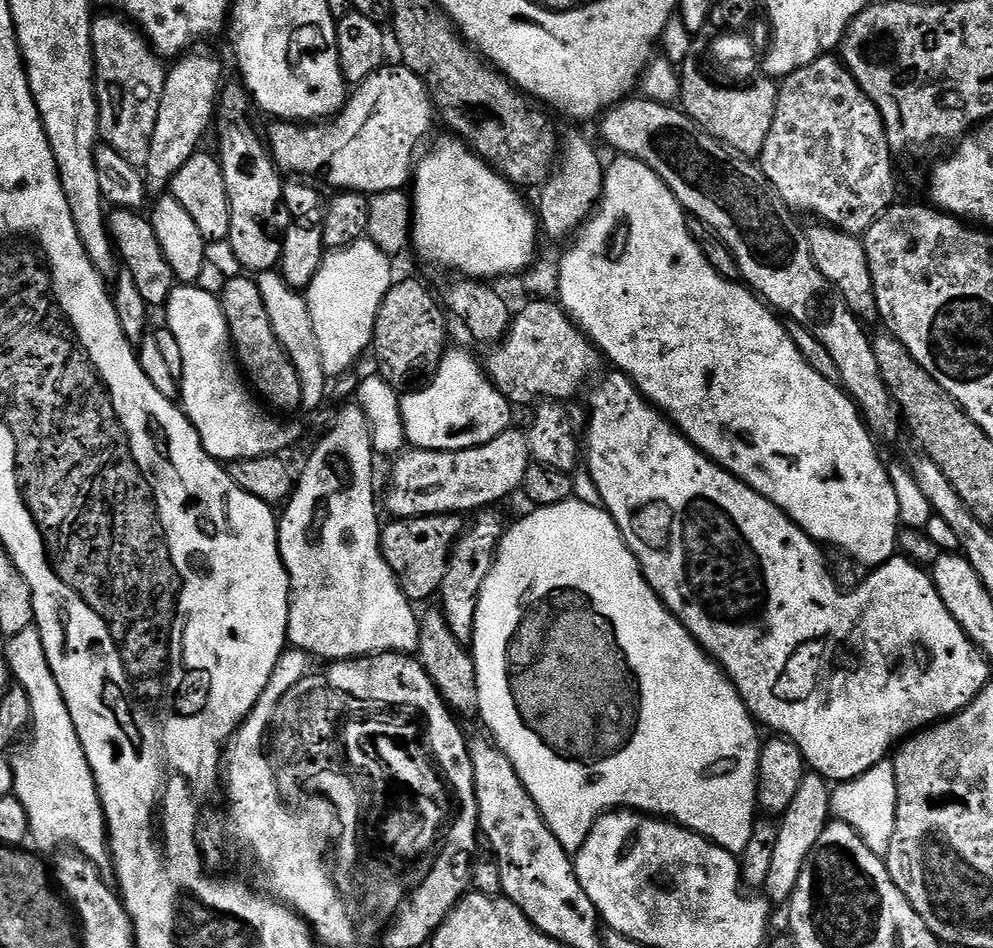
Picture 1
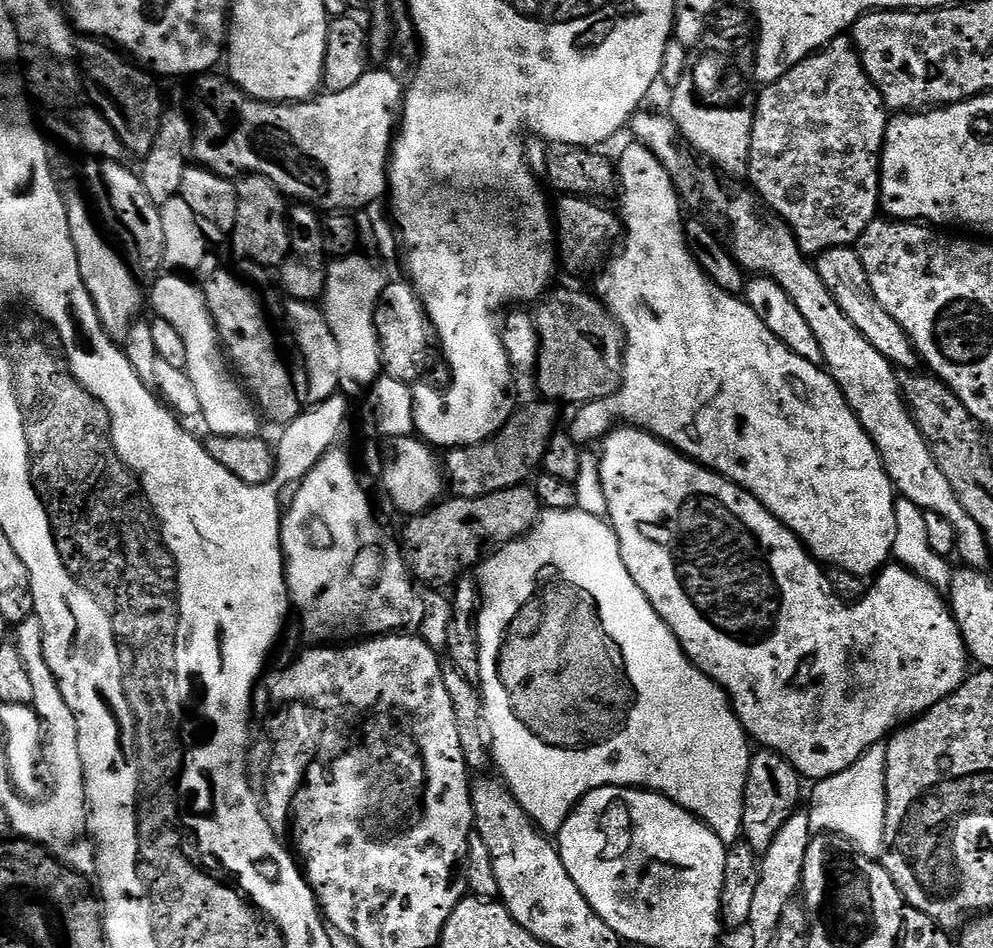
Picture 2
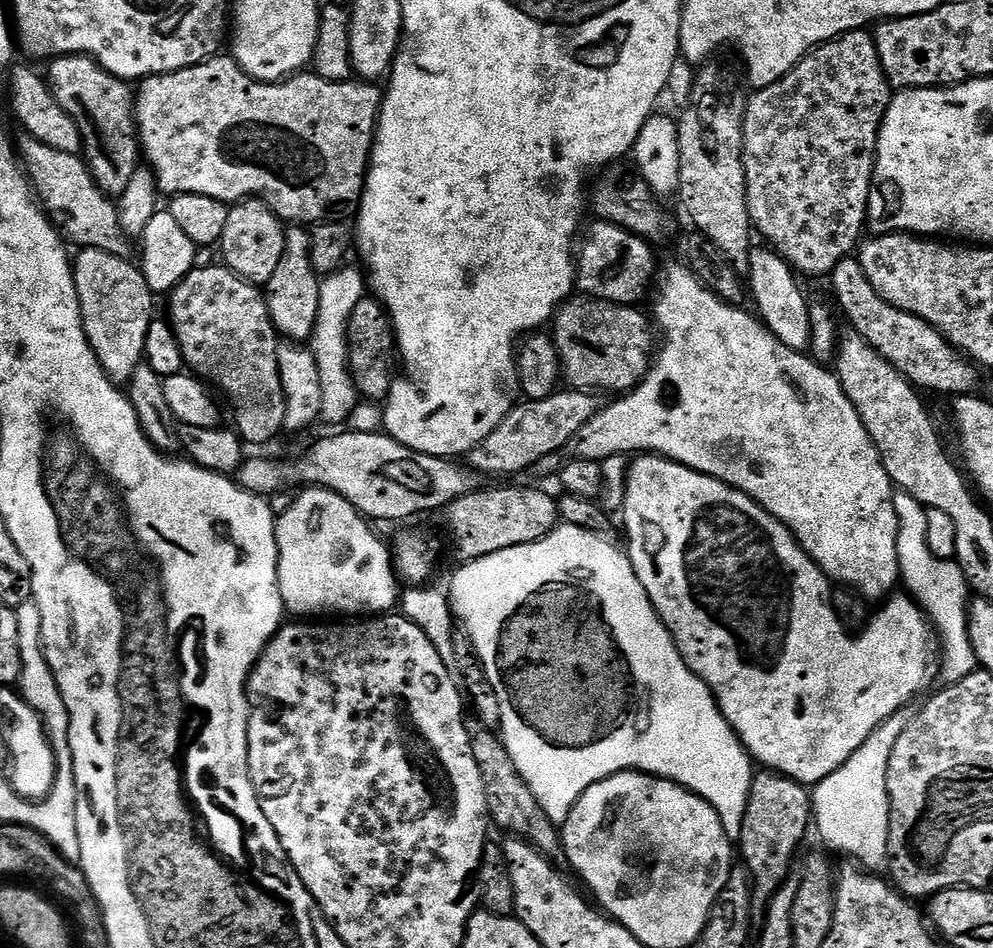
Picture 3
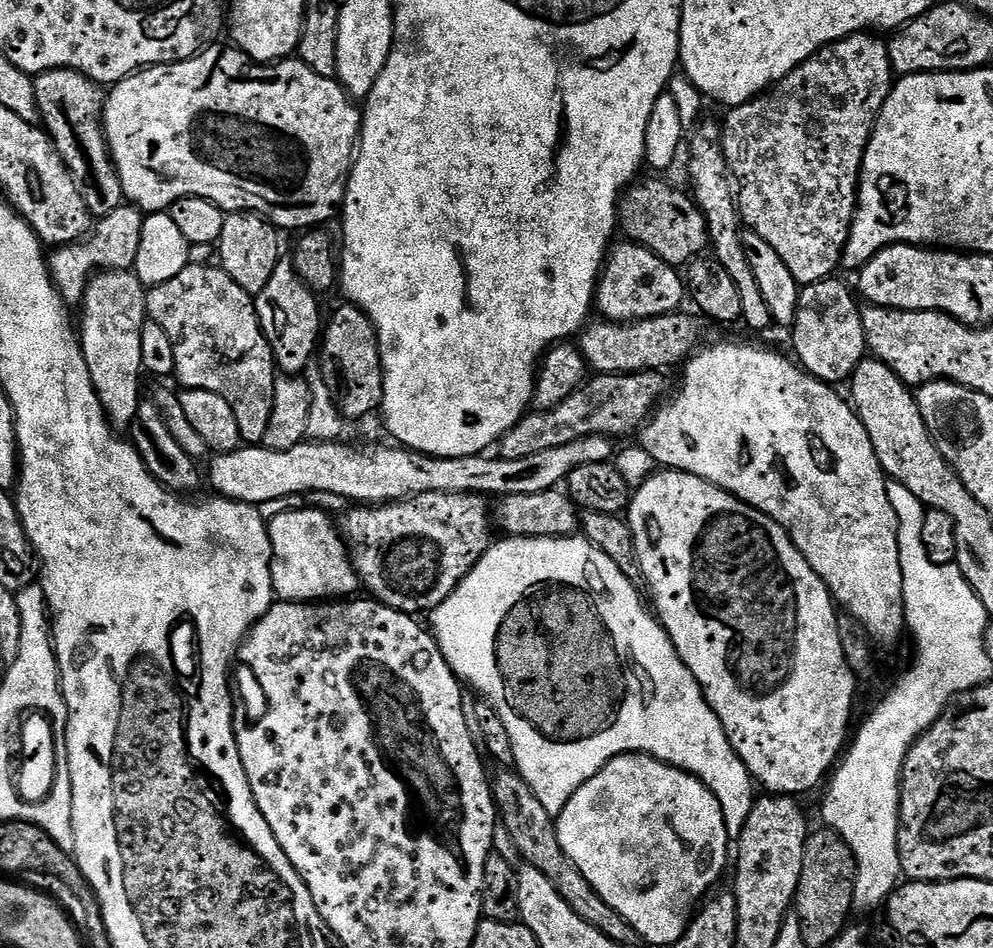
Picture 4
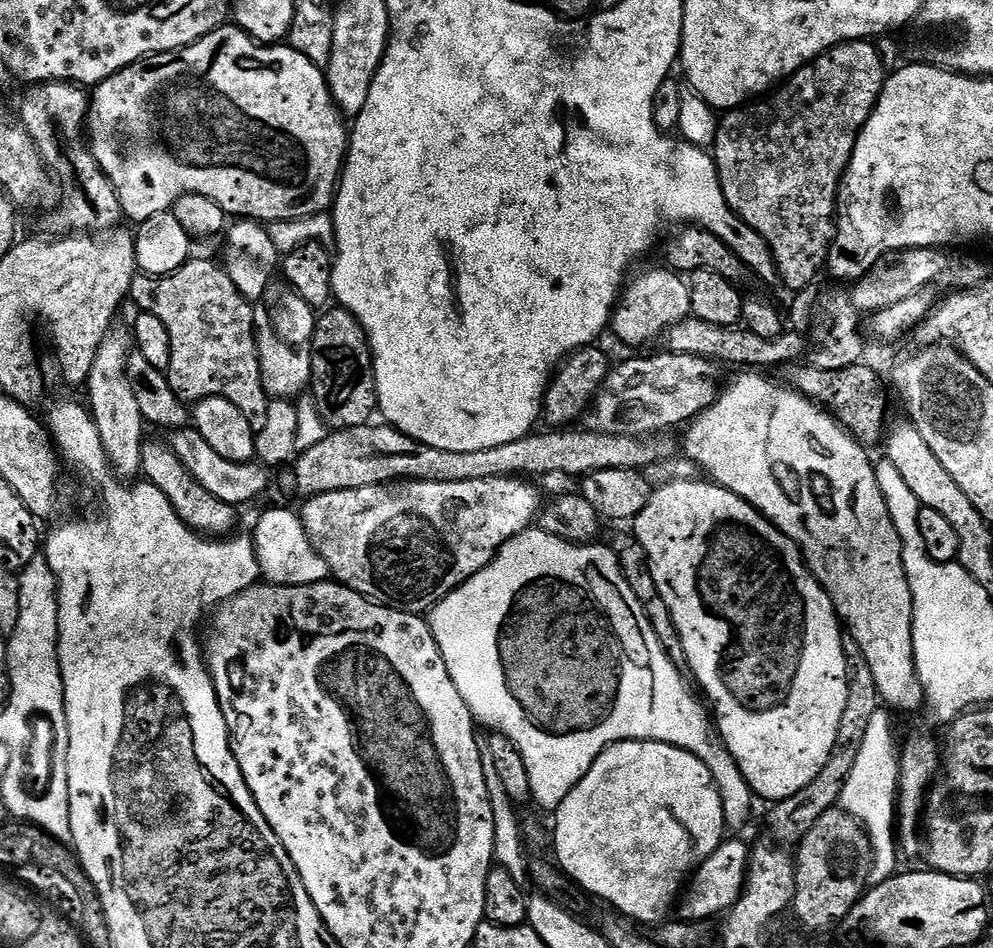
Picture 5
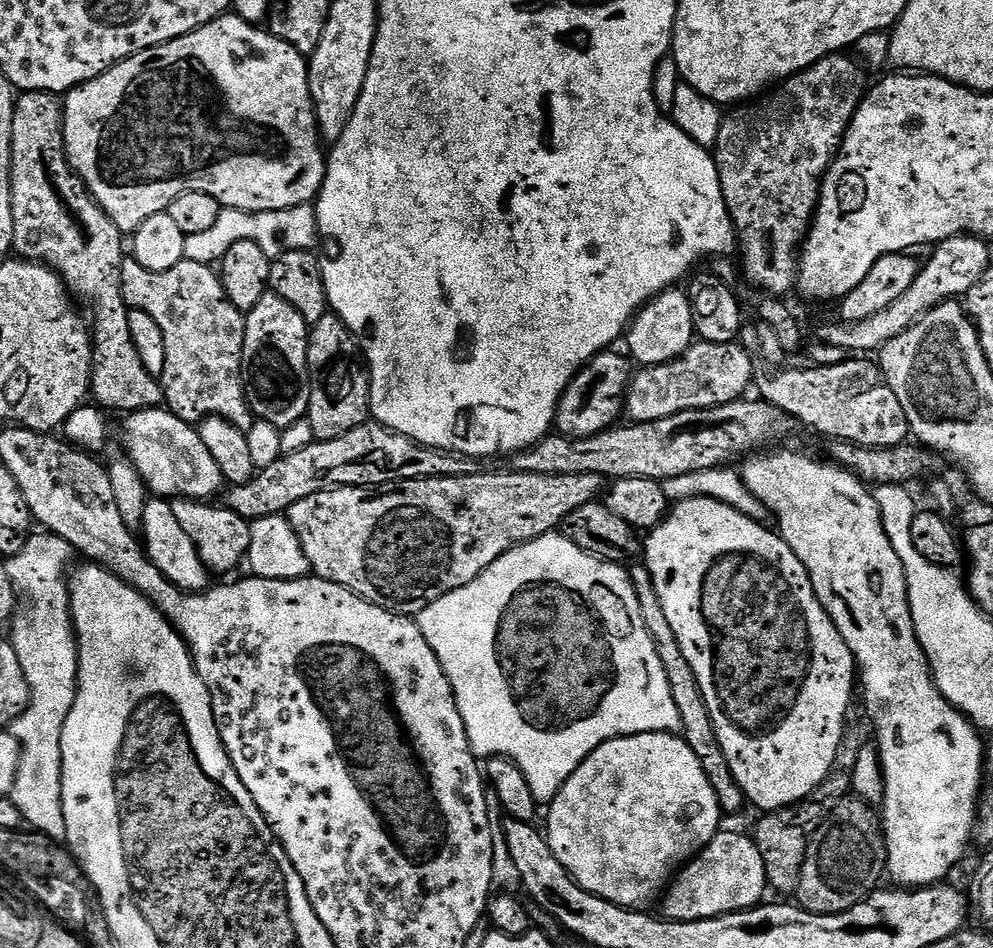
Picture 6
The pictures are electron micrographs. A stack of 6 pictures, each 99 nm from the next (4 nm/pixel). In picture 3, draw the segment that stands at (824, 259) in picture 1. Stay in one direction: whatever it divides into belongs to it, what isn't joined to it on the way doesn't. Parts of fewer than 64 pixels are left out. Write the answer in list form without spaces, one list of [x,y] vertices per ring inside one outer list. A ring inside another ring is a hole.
[[[855,259],[843,260],[838,267],[830,274],[832,280],[832,292],[836,295],[836,300],[840,303],[842,311],[848,315],[848,320],[852,323],[851,331],[855,335],[861,336],[874,349],[881,358],[894,365],[897,370],[904,375],[904,379],[917,389],[928,392],[952,392],[951,394],[968,394],[973,391],[976,384],[977,369],[963,355],[957,353],[956,349],[944,339],[942,333],[937,328],[932,328],[922,318],[914,314],[904,312],[901,308],[896,308],[893,304],[888,304],[870,286],[862,266]]]

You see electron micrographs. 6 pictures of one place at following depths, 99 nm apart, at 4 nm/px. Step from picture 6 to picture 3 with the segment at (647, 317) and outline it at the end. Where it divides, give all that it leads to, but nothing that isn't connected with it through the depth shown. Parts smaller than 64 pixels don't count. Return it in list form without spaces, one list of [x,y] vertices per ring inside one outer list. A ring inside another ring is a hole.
[[[597,219],[593,223],[588,233],[586,228],[578,244],[578,255],[575,257],[576,288],[583,295],[593,296],[596,300],[639,305],[639,300],[647,294],[651,284],[653,287],[658,276],[656,256],[652,253],[653,245],[610,221]]]

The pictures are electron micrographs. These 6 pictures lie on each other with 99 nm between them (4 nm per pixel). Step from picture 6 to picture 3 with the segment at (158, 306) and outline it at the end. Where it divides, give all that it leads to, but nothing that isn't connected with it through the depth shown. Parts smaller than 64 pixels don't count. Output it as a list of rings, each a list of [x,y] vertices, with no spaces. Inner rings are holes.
[[[227,266],[216,267],[193,267],[184,275],[182,282],[170,293],[172,301],[168,304],[166,316],[180,343],[185,365],[201,381],[207,382],[213,389],[221,388],[228,395],[232,412],[236,415],[234,428],[241,441],[248,446],[268,444],[284,432],[286,418],[286,398],[278,374],[278,333],[272,325],[265,293],[257,285],[233,274]]]

